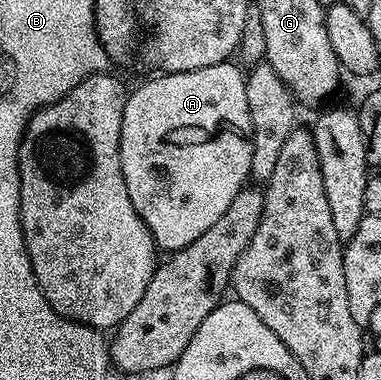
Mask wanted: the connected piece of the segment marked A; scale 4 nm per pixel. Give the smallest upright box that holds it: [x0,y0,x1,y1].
[120,60,252,251]

